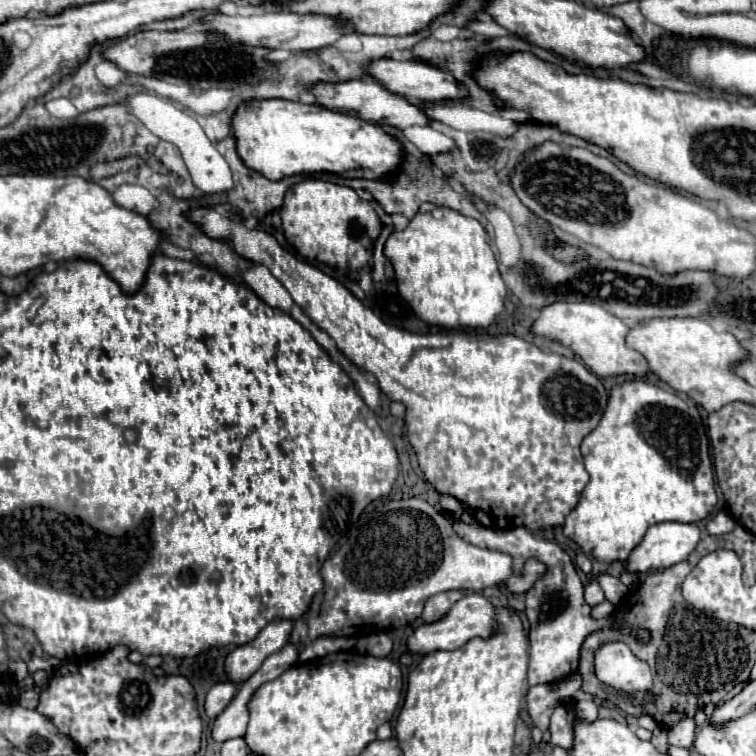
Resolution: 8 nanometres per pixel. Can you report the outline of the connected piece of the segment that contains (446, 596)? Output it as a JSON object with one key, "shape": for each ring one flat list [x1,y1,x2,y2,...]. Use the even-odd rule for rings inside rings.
{"shape":[[446,591,446,593,438,593,434,597,430,597,430,601,426,603,426,609,422,613,422,619,426,623,434,623,434,621,440,621,448,611,450,607,462,599,462,593,460,591]]}

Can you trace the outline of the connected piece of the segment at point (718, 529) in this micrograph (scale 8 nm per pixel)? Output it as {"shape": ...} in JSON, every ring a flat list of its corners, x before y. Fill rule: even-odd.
{"shape":[[720,511,716,517,712,517,706,525,706,531,710,535,724,535,724,533,730,533,734,531,736,527,736,521,726,513,726,511]]}

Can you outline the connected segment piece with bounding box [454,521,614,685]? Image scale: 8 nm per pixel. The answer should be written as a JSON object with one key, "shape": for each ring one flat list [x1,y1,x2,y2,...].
{"shape":[[464,521,454,523,454,531,468,543,476,547,496,549,502,553,510,553,512,557,518,557,518,561,526,561,526,557,538,557,540,561,546,561,550,565,550,573,526,593,526,615,530,623,530,667,528,667,528,683,530,685,550,685,562,681,566,675,576,671,578,667,578,653,582,641,596,629,612,625,614,617,606,619,592,619,590,617,590,605,584,601,584,587,574,571,574,565,556,543,536,539,528,529,516,527,508,531,494,531,478,525,470,525]]}

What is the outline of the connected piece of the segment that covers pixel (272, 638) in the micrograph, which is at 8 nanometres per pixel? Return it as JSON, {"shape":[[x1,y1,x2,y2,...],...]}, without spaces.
{"shape":[[272,621,258,633,258,637,246,645,236,647,226,659,226,671,232,681,246,681,254,675,266,657,280,651,292,633,292,621]]}

